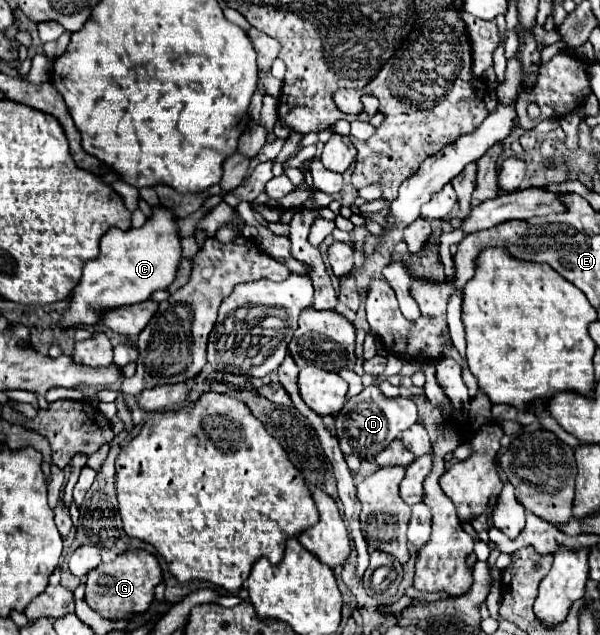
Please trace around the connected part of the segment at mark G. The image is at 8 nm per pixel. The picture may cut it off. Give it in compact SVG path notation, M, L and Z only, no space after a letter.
M137 549L117 555L111 563L101 563L85 581L85 601L87 605L107 619L127 619L135 613L145 613L153 601L155 587L161 583L161 567L155 555Z

